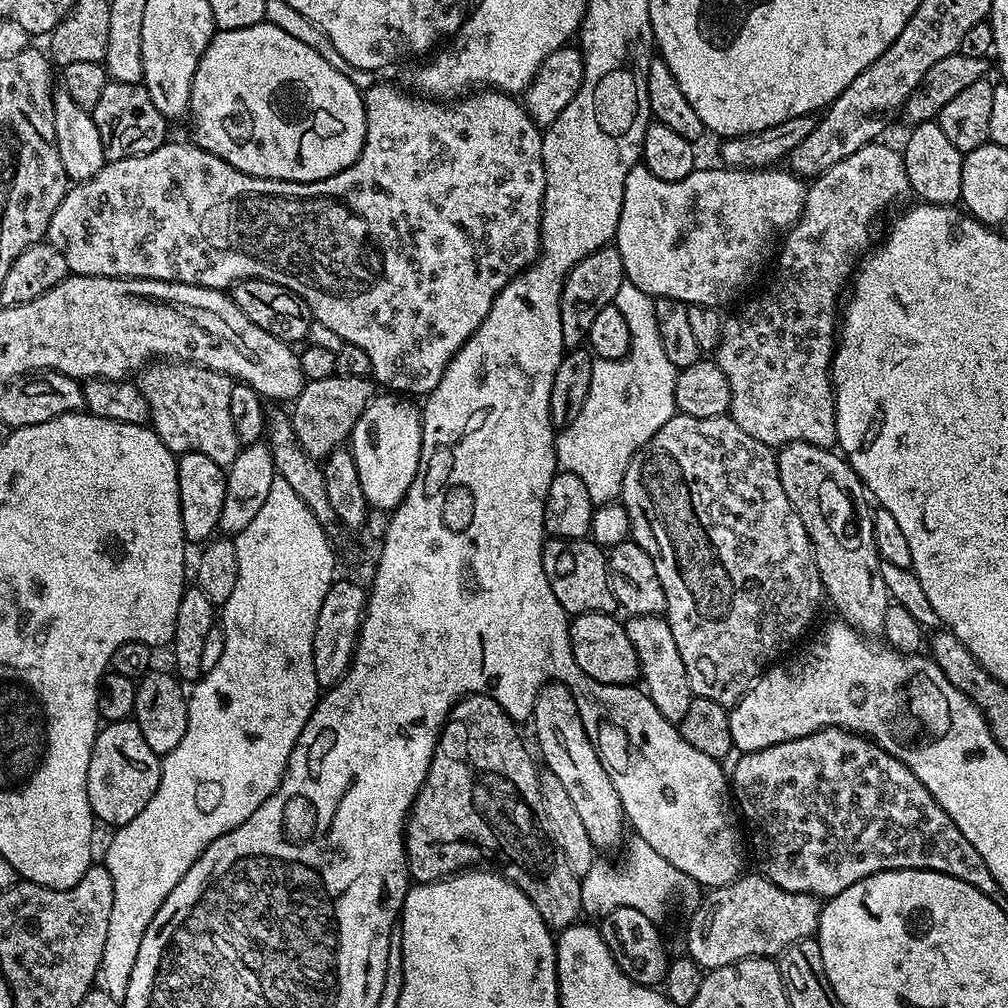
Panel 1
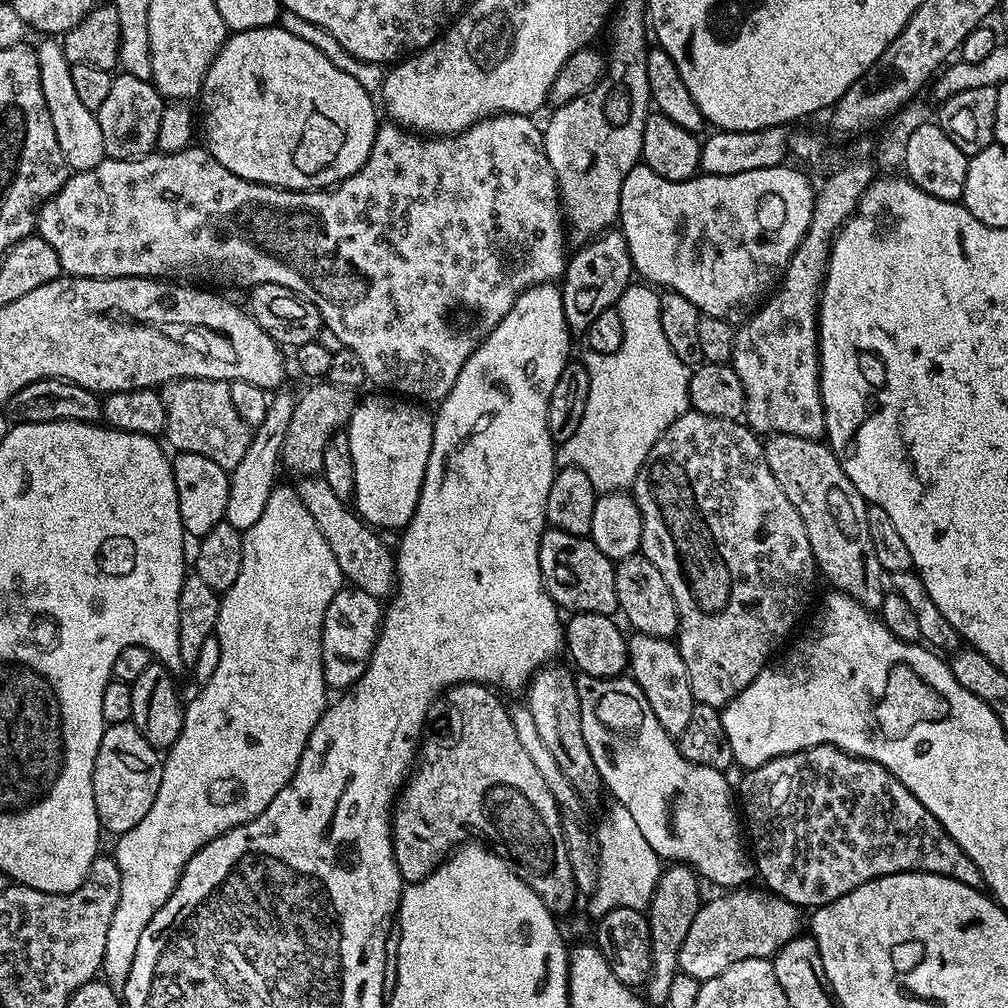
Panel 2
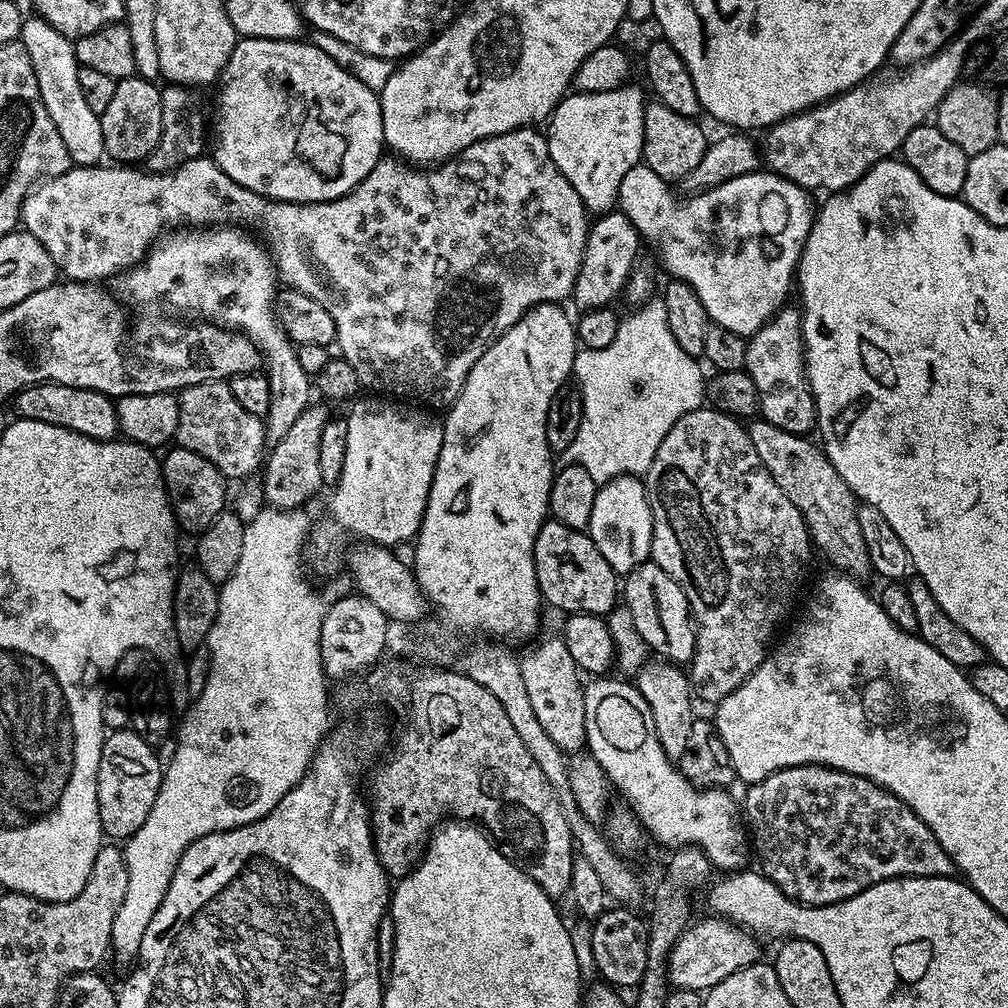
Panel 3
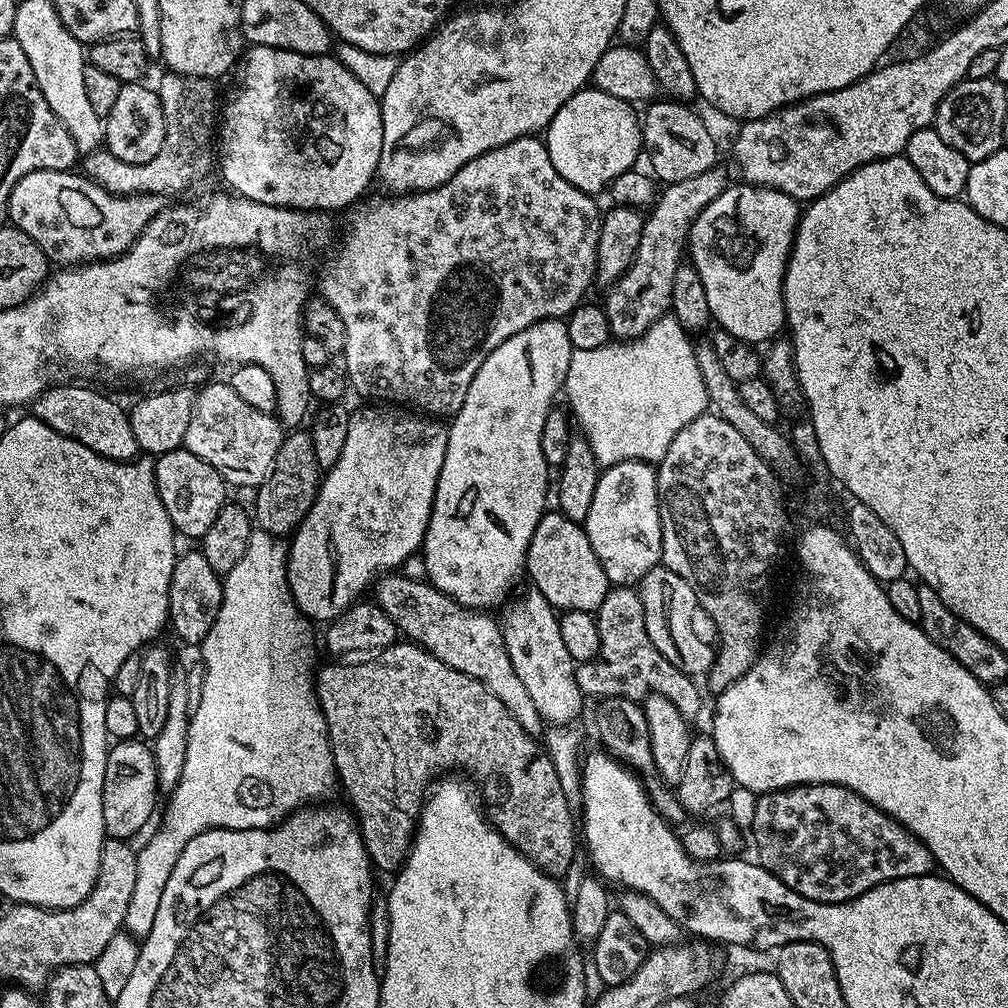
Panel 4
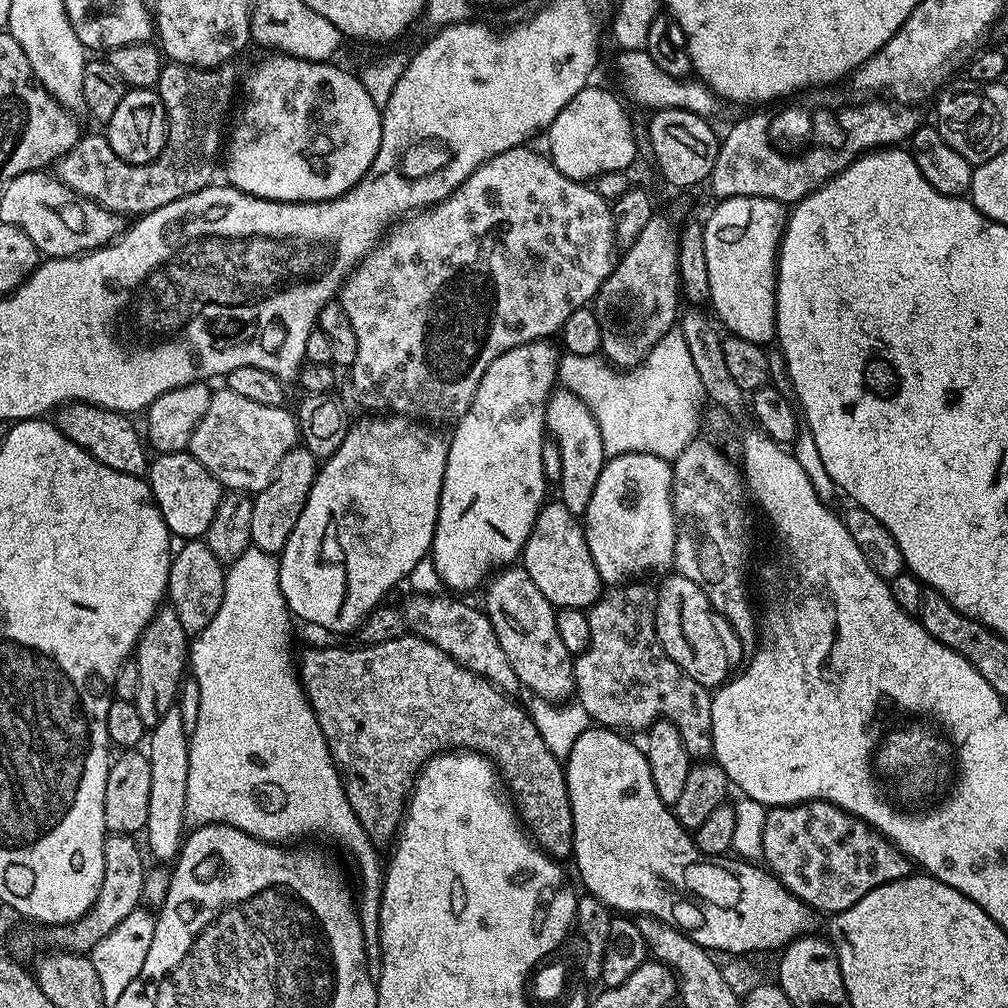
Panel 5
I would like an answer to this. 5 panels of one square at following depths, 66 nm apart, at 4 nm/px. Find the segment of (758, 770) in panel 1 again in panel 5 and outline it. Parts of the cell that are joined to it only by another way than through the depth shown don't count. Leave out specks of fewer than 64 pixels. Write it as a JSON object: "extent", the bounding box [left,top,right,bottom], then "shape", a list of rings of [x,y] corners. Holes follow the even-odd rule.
{"extent":[762,800,914,913],"shape":[[[825,800],[768,808],[762,844],[762,858],[768,862],[772,875],[817,913],[844,912],[854,906],[858,898],[870,894],[870,890],[891,880],[901,880],[914,868],[912,861],[881,832]]]}

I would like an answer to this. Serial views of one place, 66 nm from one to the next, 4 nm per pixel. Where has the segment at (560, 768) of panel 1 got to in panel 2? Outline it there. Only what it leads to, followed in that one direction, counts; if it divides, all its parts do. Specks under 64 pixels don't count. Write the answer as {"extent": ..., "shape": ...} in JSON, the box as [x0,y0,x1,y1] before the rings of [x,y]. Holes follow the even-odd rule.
{"extent":[526,662,602,798],"shape":[[[553,662],[534,673],[526,689],[526,707],[534,716],[539,737],[561,766],[562,774],[570,780],[581,798],[587,798],[596,791],[601,791],[602,781],[594,766],[594,758],[590,758],[586,738],[582,738],[582,710],[576,689],[576,676],[571,667],[559,668],[558,665],[559,663]]]}

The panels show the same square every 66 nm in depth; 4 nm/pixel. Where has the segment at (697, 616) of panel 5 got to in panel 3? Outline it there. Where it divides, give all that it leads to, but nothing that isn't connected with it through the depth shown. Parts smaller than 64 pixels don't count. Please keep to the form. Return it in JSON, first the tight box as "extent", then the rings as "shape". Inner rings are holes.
{"extent":[622,562,696,666],"shape":[[[645,562],[629,570],[622,580],[622,604],[630,610],[638,634],[642,634],[645,644],[657,657],[677,666],[687,665],[691,661],[696,649],[692,609],[688,607],[682,586],[678,586],[678,582],[674,582],[662,566]]]}

